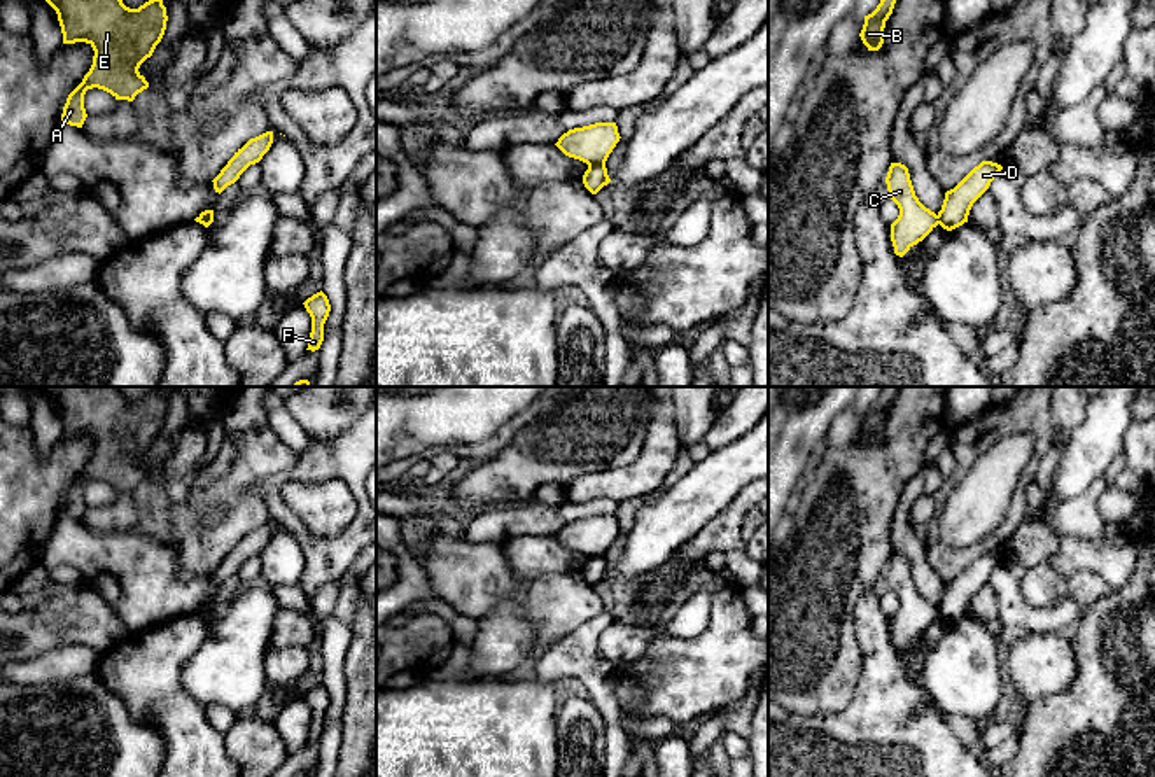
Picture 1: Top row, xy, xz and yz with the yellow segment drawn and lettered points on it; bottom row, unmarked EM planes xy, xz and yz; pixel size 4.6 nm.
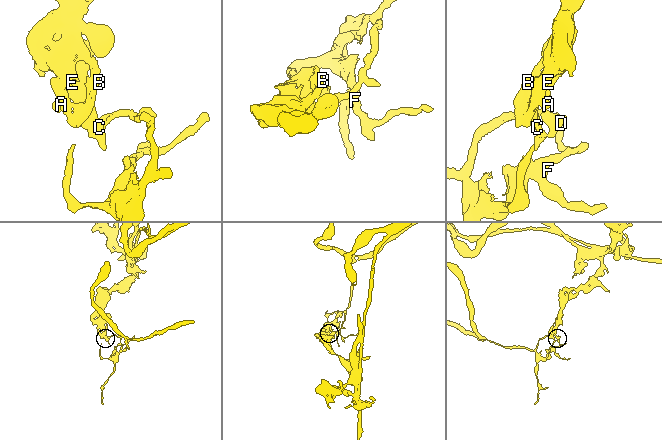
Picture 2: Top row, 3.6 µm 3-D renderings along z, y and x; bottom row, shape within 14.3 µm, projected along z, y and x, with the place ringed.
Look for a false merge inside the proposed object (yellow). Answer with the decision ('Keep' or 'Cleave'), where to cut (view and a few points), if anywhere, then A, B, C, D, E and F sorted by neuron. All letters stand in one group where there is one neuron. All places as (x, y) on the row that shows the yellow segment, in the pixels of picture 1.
Cleave. Split along xz (604, 161), (588, 167). Groups: A B C E / D F

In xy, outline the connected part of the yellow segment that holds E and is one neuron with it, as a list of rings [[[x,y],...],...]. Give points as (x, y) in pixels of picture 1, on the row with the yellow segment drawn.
[[[46,0],[58,14],[63,44],[86,42],[93,47],[93,65],[68,94],[61,124],[82,128],[88,114],[84,94],[98,88],[116,100],[133,102],[149,88],[138,72],[152,56],[166,30],[163,0],[149,0],[130,9],[122,0]]]

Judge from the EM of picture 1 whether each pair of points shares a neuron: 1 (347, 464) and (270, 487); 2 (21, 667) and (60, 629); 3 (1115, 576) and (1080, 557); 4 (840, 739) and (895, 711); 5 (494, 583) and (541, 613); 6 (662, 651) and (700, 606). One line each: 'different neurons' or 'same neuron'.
1: same neuron
2: different neurons
3: same neuron
4: same neuron
5: same neuron
6: different neurons

